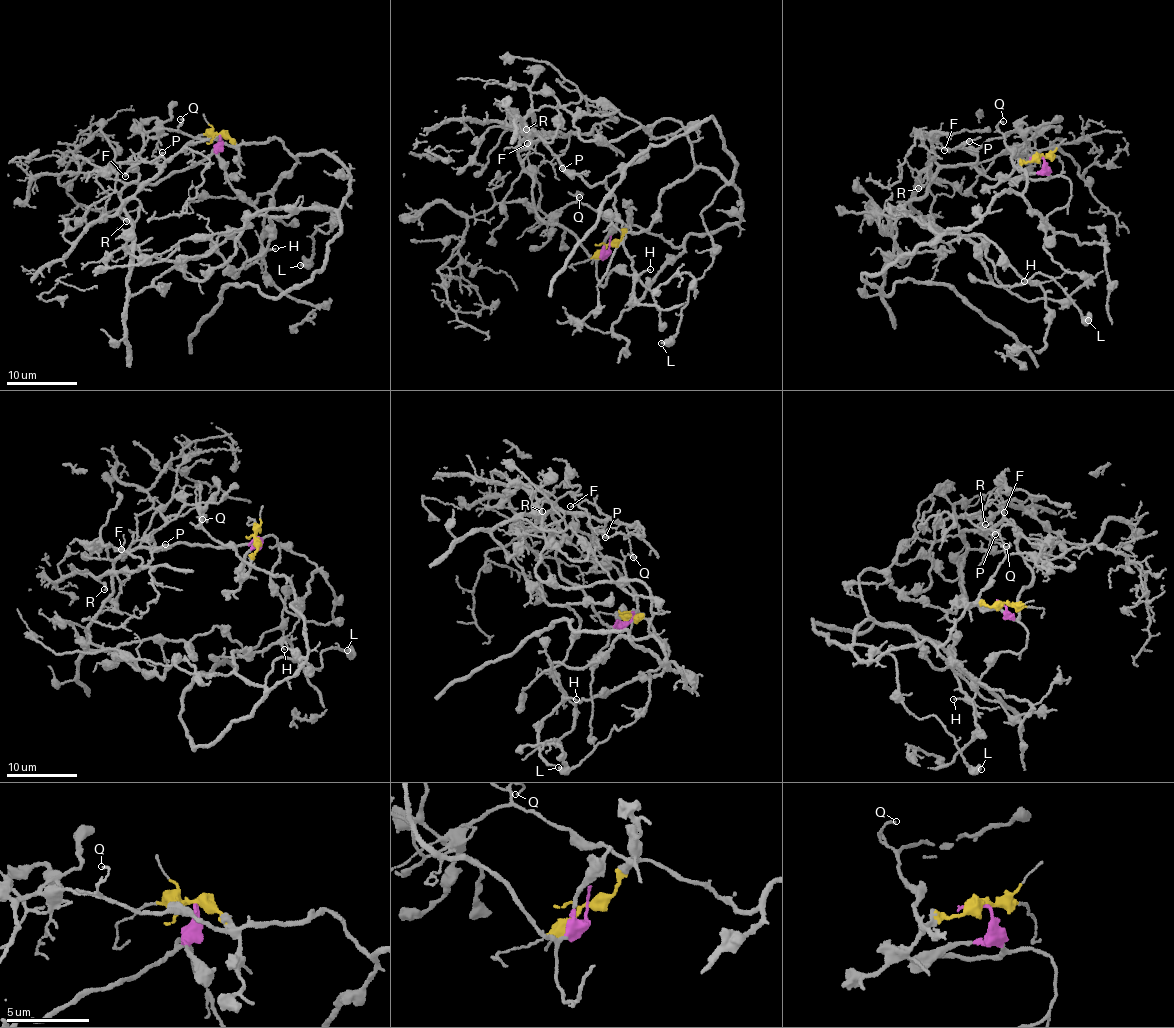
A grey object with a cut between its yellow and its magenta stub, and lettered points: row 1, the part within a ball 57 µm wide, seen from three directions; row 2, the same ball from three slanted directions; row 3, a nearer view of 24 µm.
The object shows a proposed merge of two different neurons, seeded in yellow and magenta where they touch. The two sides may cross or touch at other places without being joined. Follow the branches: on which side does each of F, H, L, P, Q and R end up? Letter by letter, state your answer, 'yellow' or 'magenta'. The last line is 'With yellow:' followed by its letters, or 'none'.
F: magenta
H: yellow
L: yellow
P: magenta
Q: yellow
R: magenta
With yellow: H, L, Q

